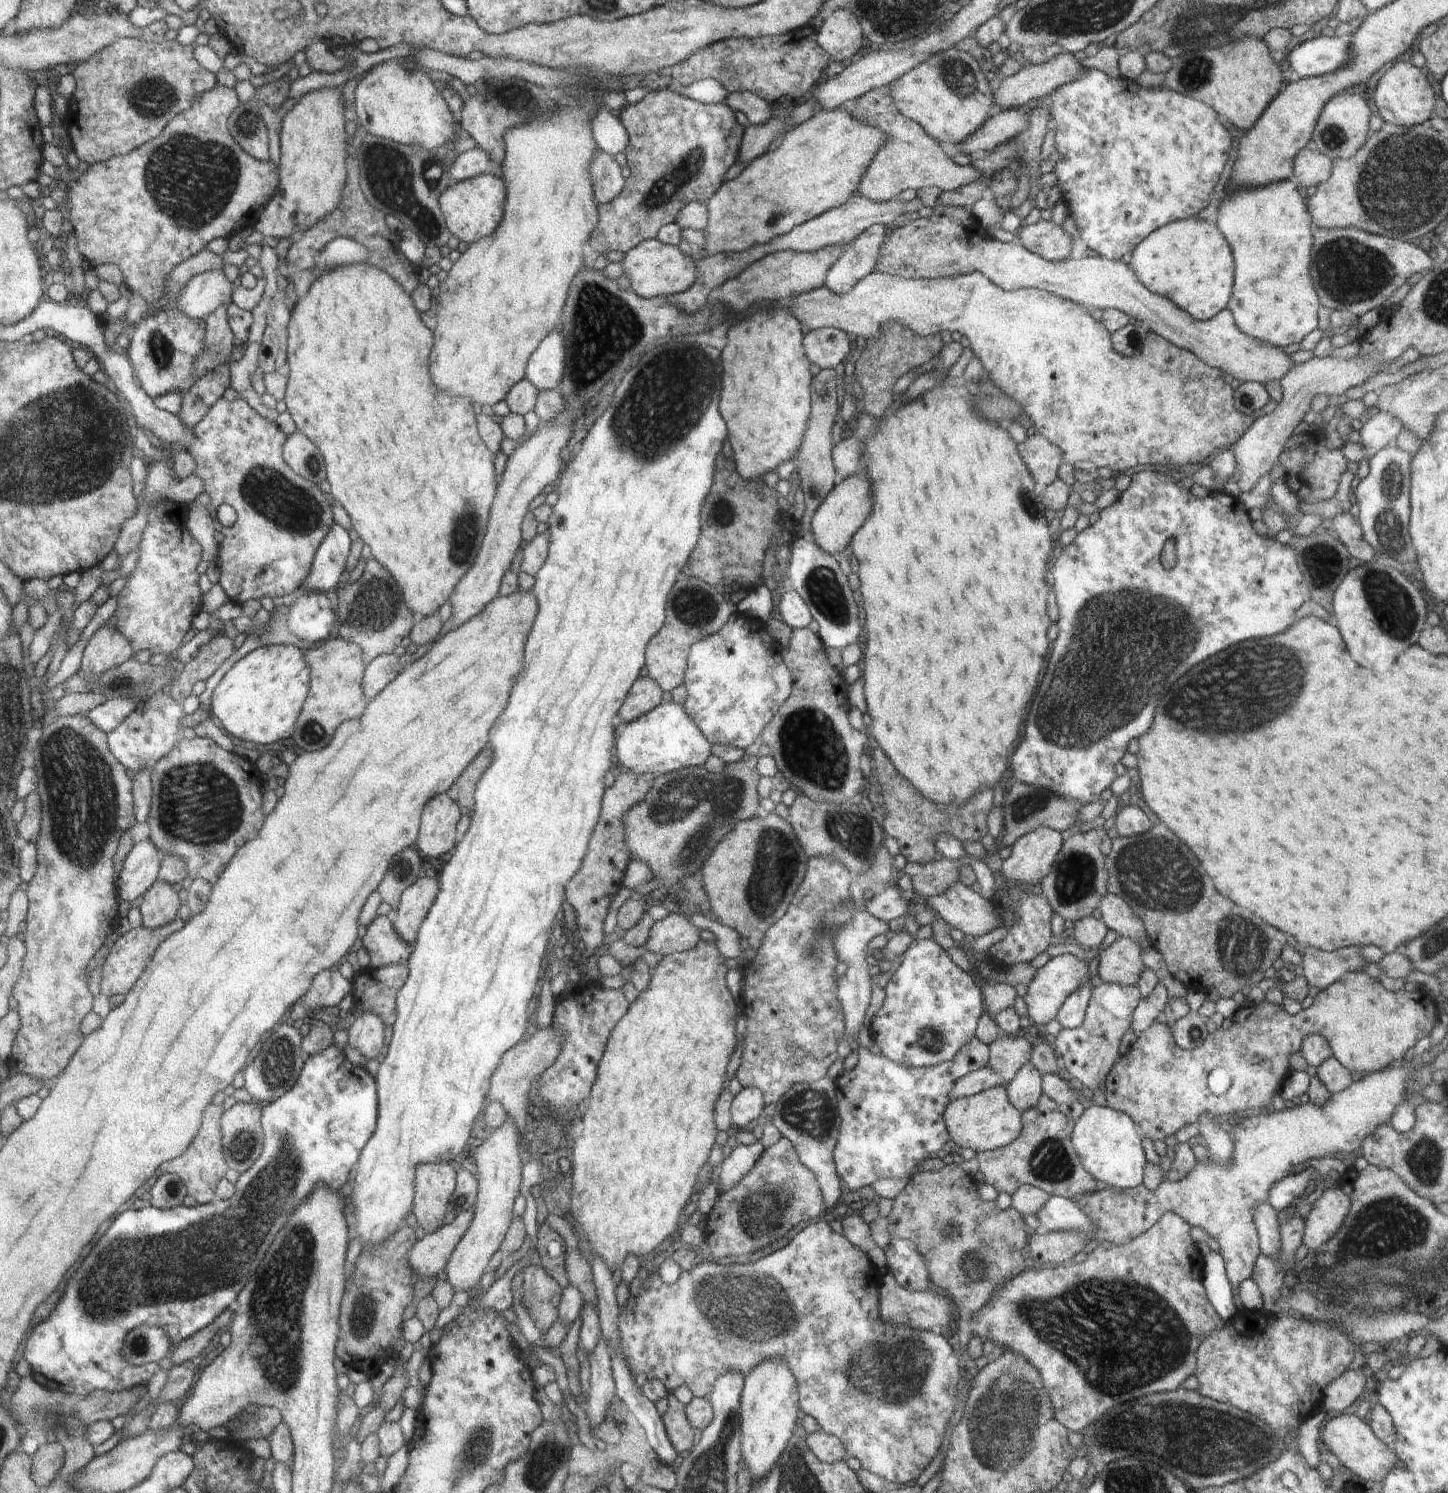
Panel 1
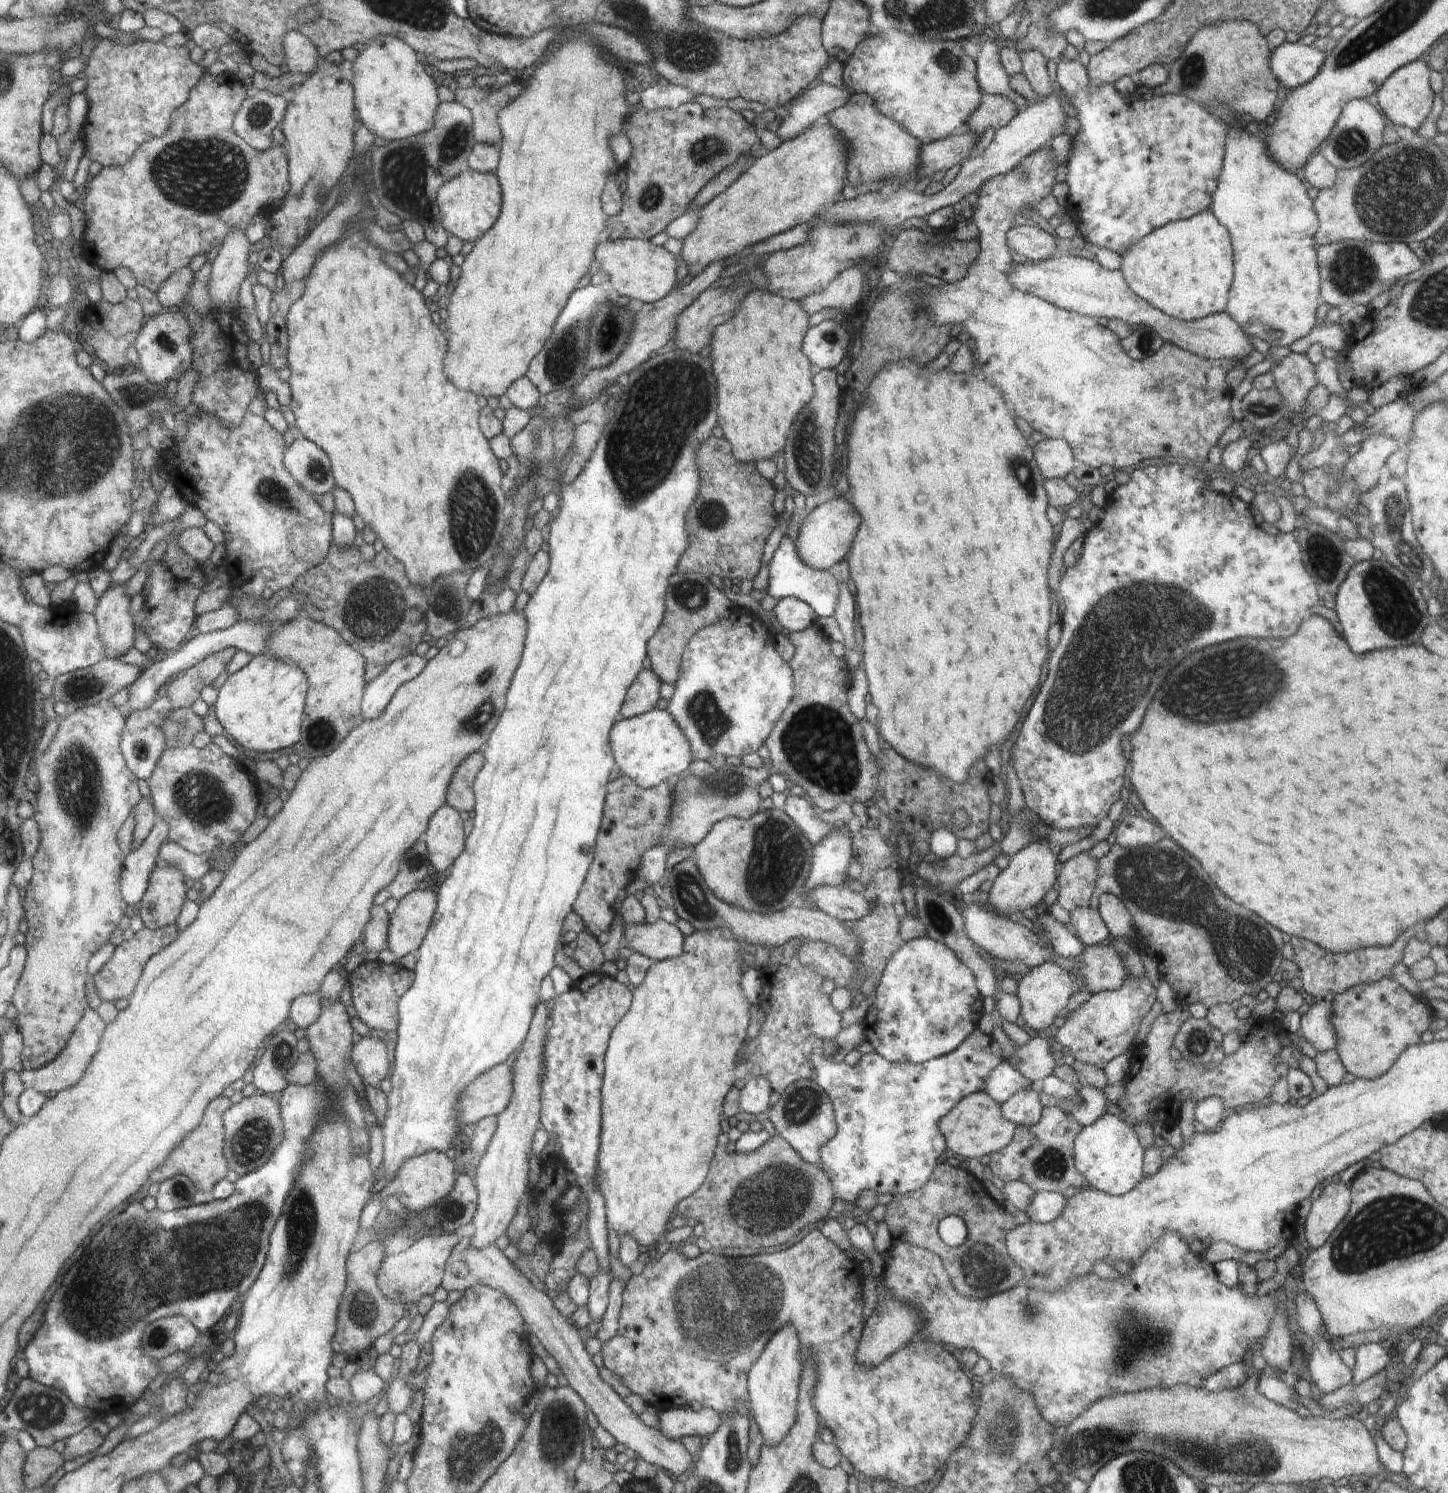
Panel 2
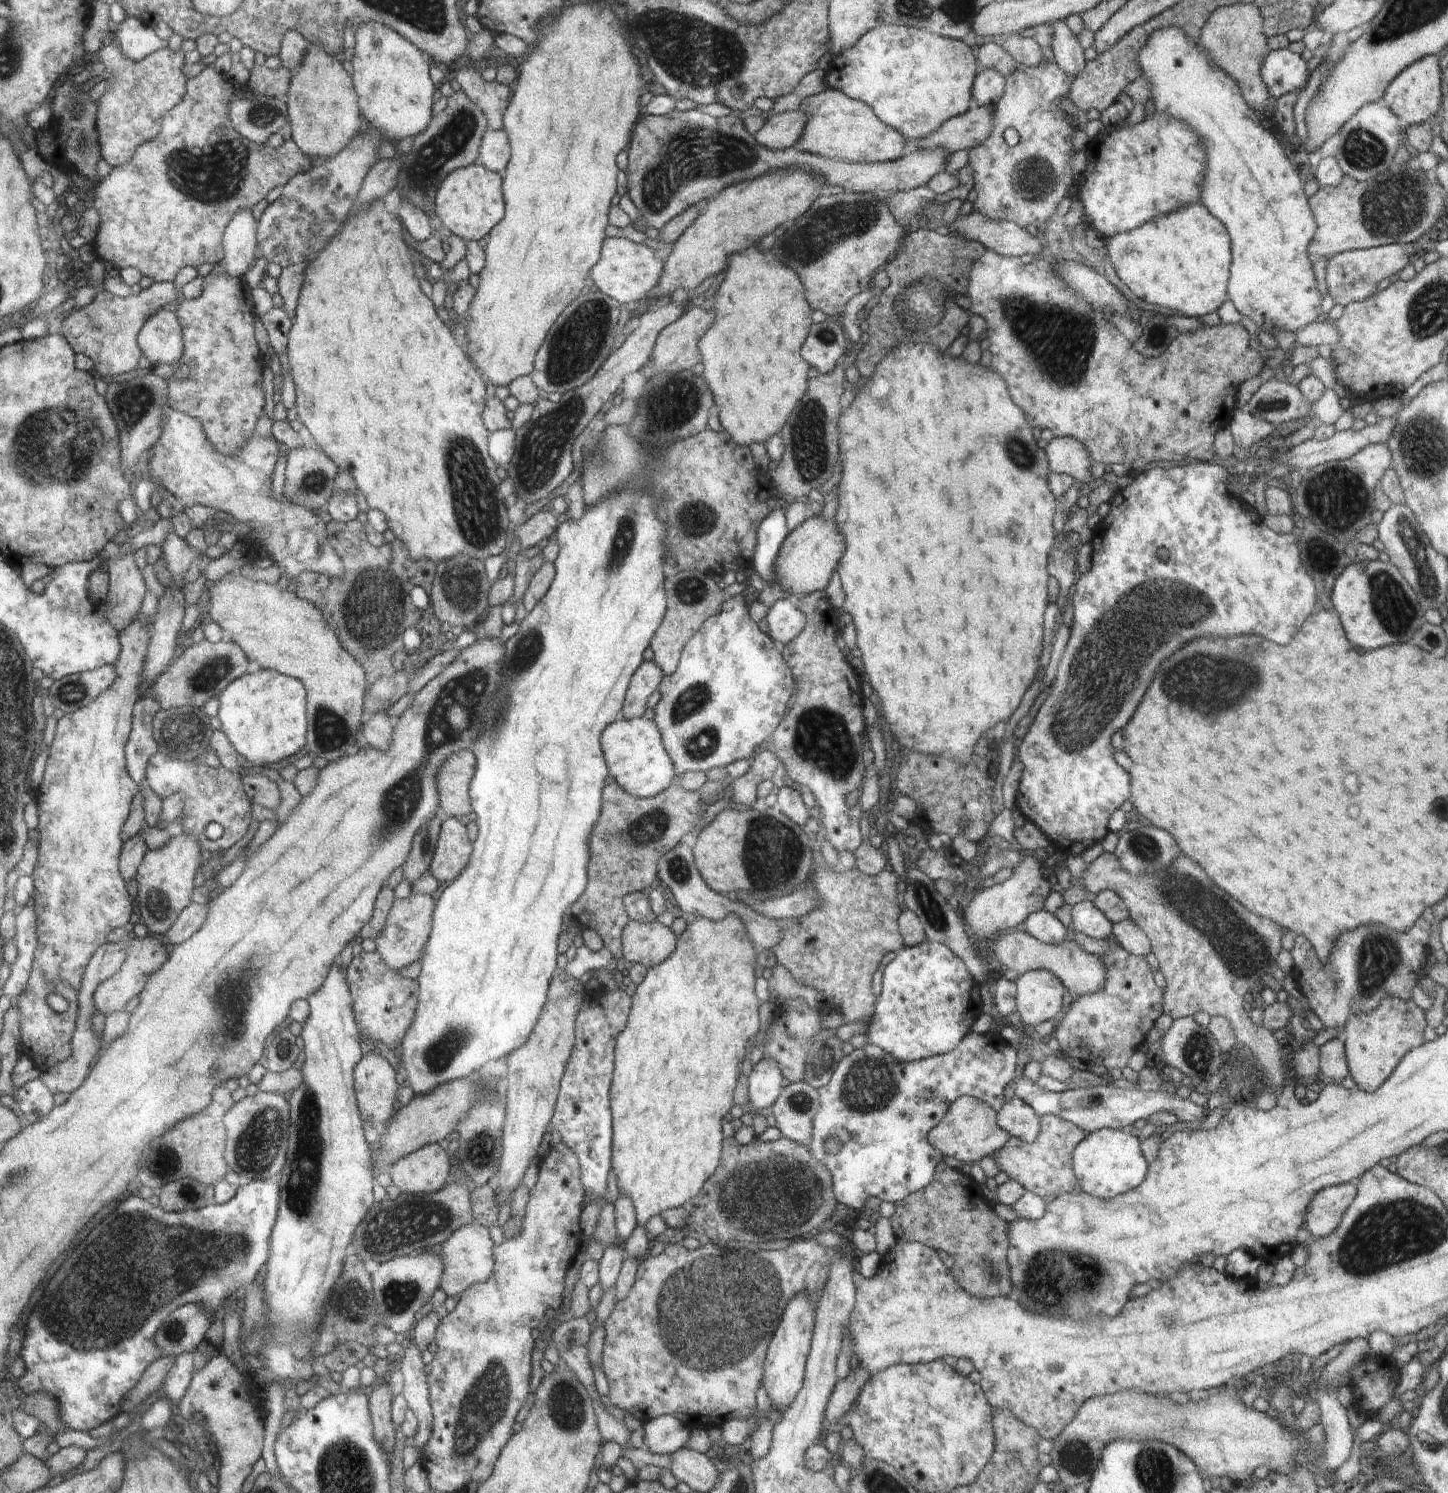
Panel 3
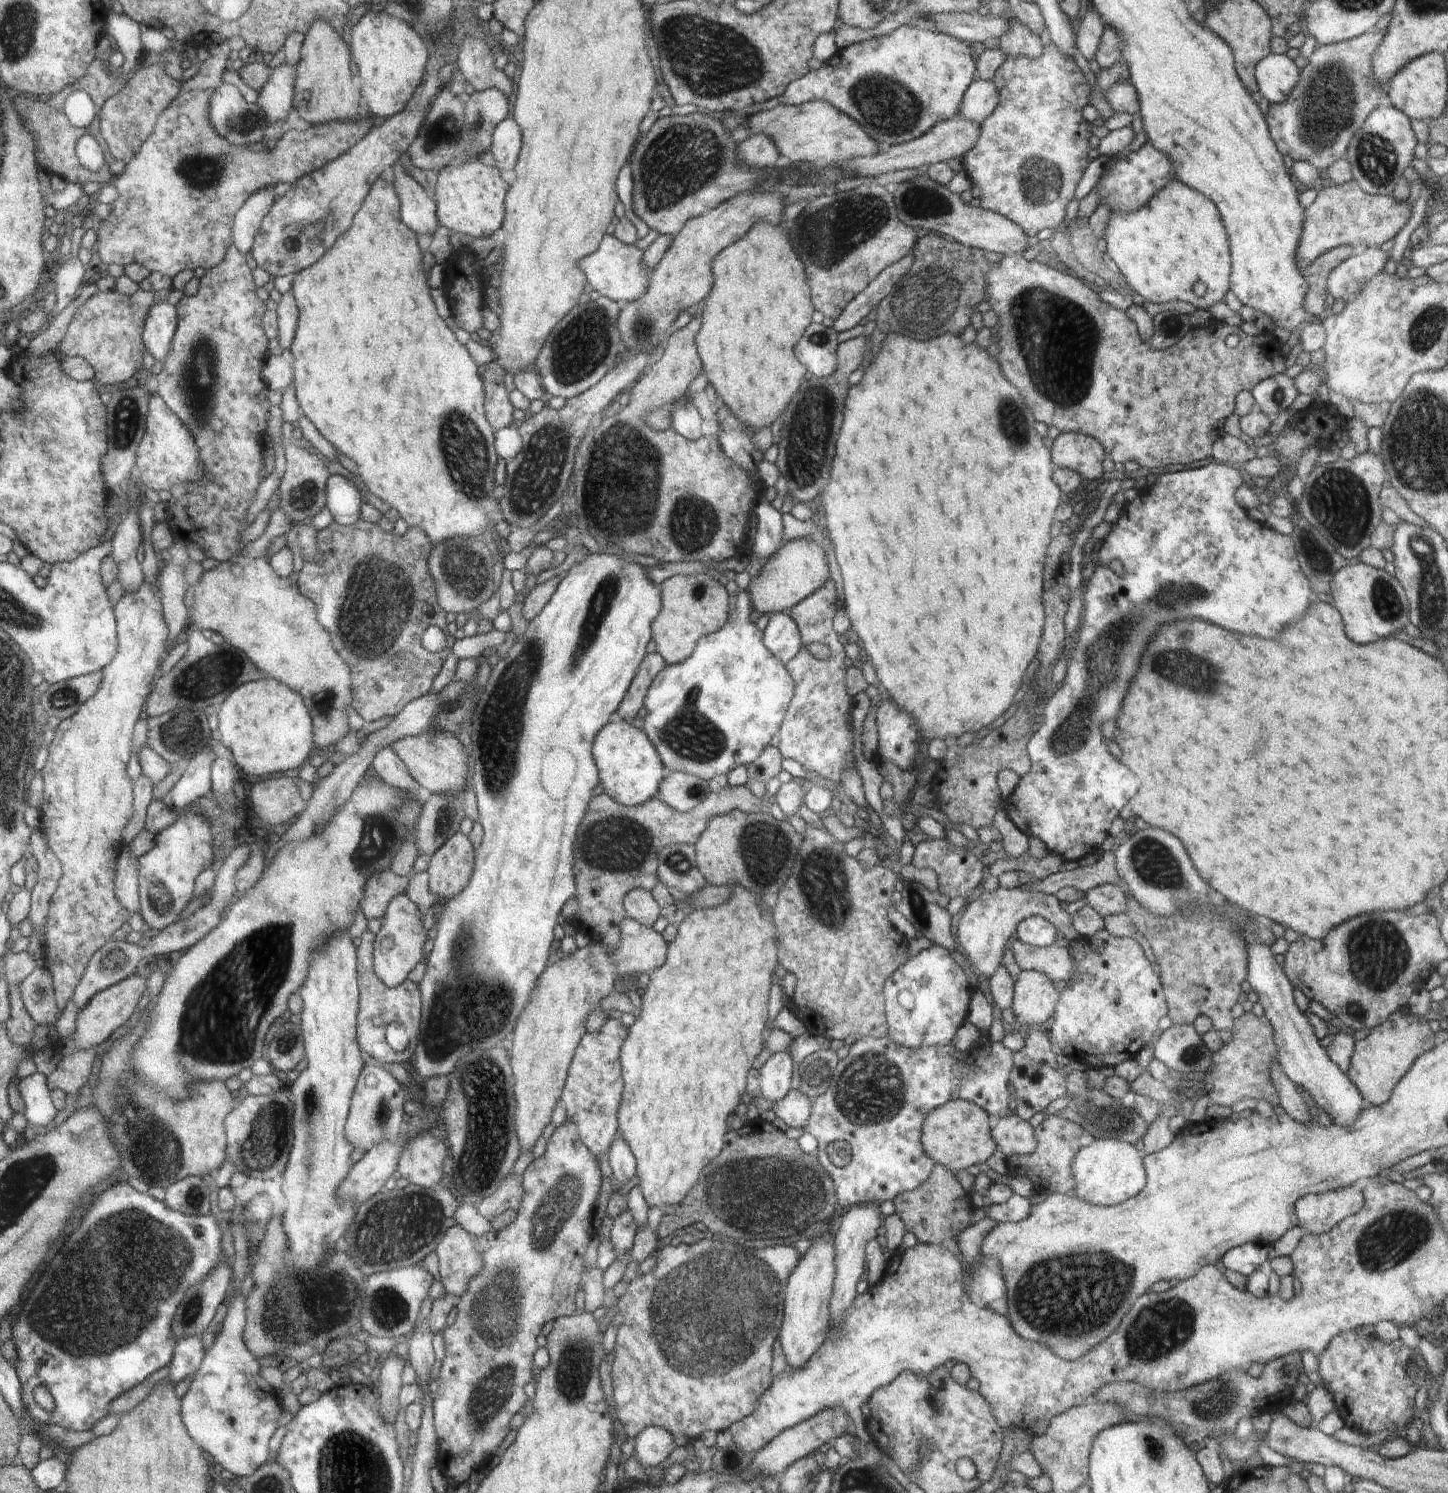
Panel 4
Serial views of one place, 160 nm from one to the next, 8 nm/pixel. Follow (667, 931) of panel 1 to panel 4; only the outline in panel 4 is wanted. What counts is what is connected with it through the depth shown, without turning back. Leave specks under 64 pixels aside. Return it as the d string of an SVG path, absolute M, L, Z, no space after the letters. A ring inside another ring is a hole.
M628 916L621 922L620 929L620 941L615 949L607 951L602 943L591 941L550 964L520 1016L510 1054L514 1054L514 1074L518 1076L516 1123L523 1152L532 1151L542 1130L550 1123L550 1116L560 1103L568 1081L573 1057L587 1032L587 1018L599 1008L602 998L610 994L616 979L651 973L665 964L669 952L660 933Z

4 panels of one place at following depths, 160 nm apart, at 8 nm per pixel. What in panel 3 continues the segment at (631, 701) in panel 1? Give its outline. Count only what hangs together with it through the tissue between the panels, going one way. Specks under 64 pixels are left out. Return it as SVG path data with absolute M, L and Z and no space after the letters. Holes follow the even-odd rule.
M642 661L640 668L633 674L629 690L625 694L623 718L635 719L644 716L648 697L660 689L665 675L661 666L654 661Z

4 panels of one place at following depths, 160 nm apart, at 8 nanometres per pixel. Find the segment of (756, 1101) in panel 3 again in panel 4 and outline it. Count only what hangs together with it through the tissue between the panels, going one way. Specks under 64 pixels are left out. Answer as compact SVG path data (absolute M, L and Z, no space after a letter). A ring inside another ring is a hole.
M780 1051L767 1055L761 1061L759 1069L759 1083L761 1086L762 1105L775 1103L784 1098L792 1089L792 1072L796 1068L788 1051Z

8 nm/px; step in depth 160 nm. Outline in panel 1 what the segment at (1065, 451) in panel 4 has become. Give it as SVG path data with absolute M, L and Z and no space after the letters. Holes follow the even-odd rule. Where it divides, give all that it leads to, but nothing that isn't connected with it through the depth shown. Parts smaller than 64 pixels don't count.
M1038 433L1027 436L1026 440L1018 446L1025 465L1029 467L1030 474L1041 489L1056 481L1056 472L1062 464L1061 447Z

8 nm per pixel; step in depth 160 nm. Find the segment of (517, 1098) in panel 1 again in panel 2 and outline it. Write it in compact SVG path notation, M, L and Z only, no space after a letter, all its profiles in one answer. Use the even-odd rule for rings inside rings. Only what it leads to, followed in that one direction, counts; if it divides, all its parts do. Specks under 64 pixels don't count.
M506 1064L494 1066L490 1074L482 1074L482 1078L462 1094L462 1102L458 1102L458 1128L474 1124L486 1116L497 1116L508 1108L512 1096L512 1070Z

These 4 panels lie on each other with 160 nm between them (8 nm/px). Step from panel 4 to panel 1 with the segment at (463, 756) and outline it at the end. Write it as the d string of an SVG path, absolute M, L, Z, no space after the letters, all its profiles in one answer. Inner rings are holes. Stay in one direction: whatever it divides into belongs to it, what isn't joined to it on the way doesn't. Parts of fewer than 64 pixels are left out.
M492 746L490 750L482 749L480 754L474 757L472 764L458 777L448 792L450 798L456 799L457 803L462 808L468 808L470 813L476 805L476 788L480 784L482 772L490 766L490 762L492 762Z

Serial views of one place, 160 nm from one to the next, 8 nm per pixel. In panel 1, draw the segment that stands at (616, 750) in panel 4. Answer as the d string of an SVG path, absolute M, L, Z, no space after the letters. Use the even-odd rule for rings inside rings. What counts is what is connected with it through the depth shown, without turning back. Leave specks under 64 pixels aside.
M674 702L661 703L656 709L643 714L635 721L623 722L617 728L617 755L620 769L634 771L637 775L664 773L685 769L686 767L702 767L711 754L712 744L697 727L697 723L686 714L684 707Z

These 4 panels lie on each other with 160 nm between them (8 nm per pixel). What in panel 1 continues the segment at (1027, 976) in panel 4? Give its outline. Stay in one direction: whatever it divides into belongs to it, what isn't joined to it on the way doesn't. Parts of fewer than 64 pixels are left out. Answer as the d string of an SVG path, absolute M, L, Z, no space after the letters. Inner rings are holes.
M1068 953L1049 959L1044 966L1036 971L1023 998L1026 1002L1026 1010L1028 1010L1027 1016L1032 1021L1033 1028L1035 1030L1042 1028L1048 1022L1056 1019L1066 997L1084 983L1090 983L1089 969L1084 960Z

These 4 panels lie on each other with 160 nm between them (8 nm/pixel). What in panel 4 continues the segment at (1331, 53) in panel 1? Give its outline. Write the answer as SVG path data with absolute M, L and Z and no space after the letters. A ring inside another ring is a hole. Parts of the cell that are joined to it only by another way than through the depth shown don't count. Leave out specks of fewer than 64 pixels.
M1268 54L1255 66L1257 88L1270 103L1283 103L1299 79L1299 69L1286 54Z

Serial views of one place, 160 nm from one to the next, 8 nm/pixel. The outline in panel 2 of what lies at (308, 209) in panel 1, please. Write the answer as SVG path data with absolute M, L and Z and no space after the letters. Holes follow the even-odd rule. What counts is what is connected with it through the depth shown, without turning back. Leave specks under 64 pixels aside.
M326 59L318 60L315 71L292 90L288 112L281 126L288 150L289 178L293 182L293 189L287 196L299 195L308 182L320 177L321 193L326 198L338 178L343 176L348 160L355 154L352 142L356 122L354 91L346 80L342 80L340 68Z

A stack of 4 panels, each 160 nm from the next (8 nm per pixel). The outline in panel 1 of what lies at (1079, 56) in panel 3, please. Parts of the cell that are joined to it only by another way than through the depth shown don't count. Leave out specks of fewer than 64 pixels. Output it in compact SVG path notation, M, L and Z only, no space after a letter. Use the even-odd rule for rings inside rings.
M1100 68L1087 69L1075 79L1060 85L1052 94L1051 118L1056 122L1056 148L1060 153L1060 159L1056 163L1055 174L1057 184L1063 192L1069 216L1073 224L1078 225L1084 244L1088 246L1089 253L1095 253L1106 257L1111 261L1120 261L1124 254L1130 254L1150 233L1165 224L1195 217L1198 212L1204 210L1212 200L1213 194L1221 187L1225 180L1226 164L1230 164L1230 148L1232 148L1232 135L1218 121L1219 114L1205 102L1190 98L1189 96L1173 91L1168 87L1158 89L1143 87L1136 81L1123 78L1108 77Z

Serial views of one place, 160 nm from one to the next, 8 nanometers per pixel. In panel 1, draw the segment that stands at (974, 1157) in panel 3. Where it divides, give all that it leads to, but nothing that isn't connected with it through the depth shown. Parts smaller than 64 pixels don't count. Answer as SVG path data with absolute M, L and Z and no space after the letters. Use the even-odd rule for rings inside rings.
M1004 1086L983 1090L969 1097L952 1100L944 1112L949 1138L957 1144L957 1150L972 1148L976 1153L999 1149L1020 1136L1024 1115L1009 1101Z

